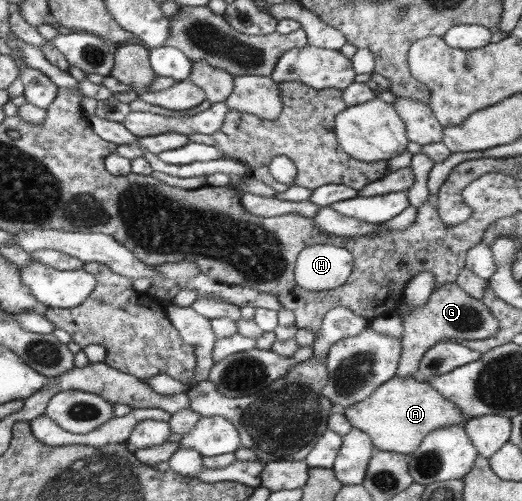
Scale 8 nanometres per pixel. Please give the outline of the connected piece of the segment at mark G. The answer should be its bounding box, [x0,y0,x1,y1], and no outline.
[395,281,499,378]

